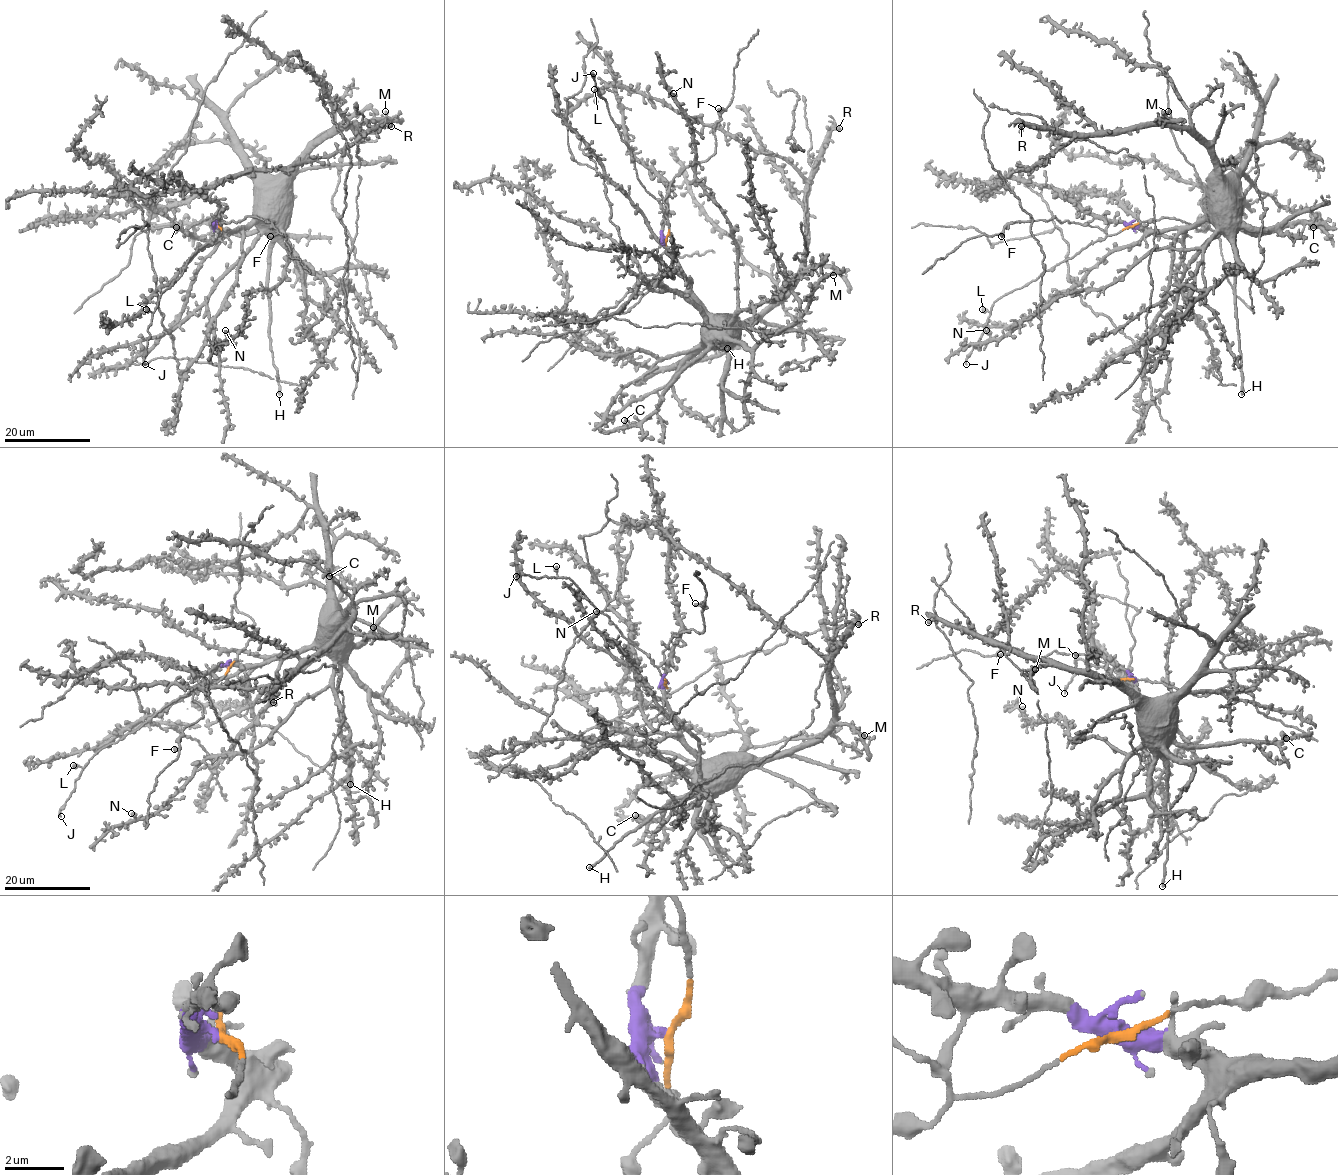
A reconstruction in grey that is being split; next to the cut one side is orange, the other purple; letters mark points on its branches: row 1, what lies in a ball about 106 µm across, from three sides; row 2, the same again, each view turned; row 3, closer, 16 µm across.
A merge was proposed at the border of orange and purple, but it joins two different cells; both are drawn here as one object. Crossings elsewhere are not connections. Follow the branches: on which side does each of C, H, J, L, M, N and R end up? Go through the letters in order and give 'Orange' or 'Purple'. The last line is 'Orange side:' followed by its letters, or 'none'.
C: Purple
H: Purple
J: Orange
L: Orange
M: Purple
N: Purple
R: Purple
Orange side: J, L

